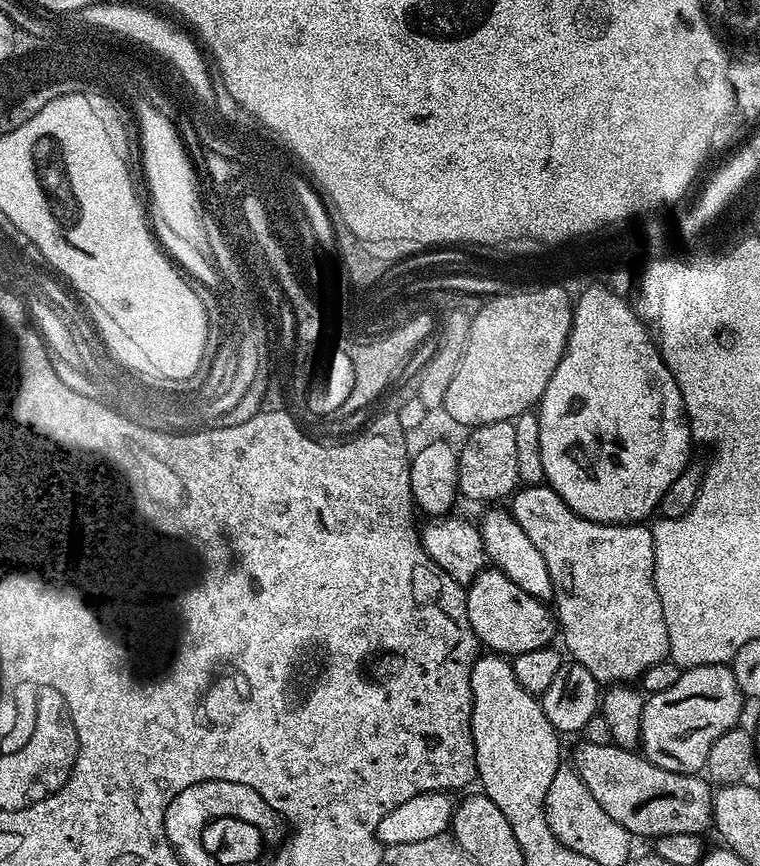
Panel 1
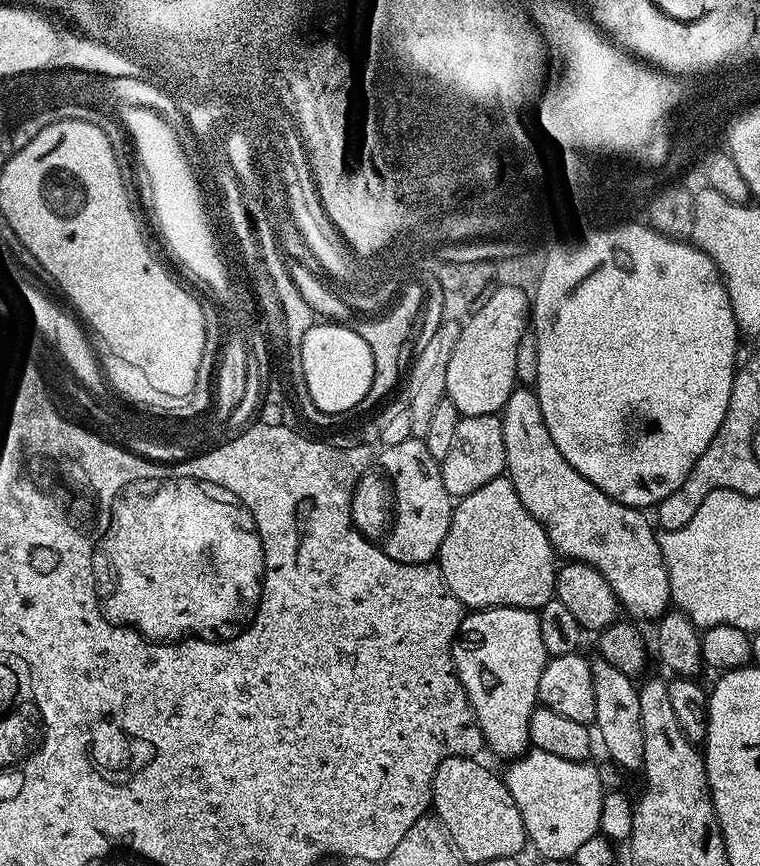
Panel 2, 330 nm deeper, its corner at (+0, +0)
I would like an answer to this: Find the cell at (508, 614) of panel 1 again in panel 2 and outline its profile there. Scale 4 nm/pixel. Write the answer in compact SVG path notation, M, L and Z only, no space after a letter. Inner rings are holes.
M507 475L486 482L486 486L474 490L474 494L466 494L455 501L450 530L446 530L446 538L442 538L442 546L438 557L438 567L444 576L449 590L458 598L461 605L468 610L481 608L530 608L538 610L546 606L556 594L556 570L558 557L552 547L546 530L522 506L522 498L518 498L518 490L514 490Z

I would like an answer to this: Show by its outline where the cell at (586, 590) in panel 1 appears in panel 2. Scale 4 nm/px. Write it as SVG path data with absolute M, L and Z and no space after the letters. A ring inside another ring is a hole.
M528 386L513 388L510 398L504 403L502 415L502 439L506 442L506 475L511 480L514 490L518 490L518 498L522 498L522 506L530 510L530 514L546 530L552 547L556 549L557 557L565 561L581 560L583 564L594 566L610 582L616 600L621 609L633 621L659 621L665 612L669 611L672 591L670 578L662 558L660 541L653 521L648 520L643 511L631 508L610 494L602 494L598 486L586 482L562 454L558 454L558 446L554 446L554 438L550 438L550 430L546 430L546 422L542 418L542 406L538 402L535 391Z

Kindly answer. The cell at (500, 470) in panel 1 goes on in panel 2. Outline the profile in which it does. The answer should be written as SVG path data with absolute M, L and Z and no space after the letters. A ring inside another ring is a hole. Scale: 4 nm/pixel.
M461 416L454 433L454 443L450 445L450 454L440 461L442 486L446 486L453 498L459 498L474 494L474 490L505 475L505 472L506 442L502 439L500 416Z

